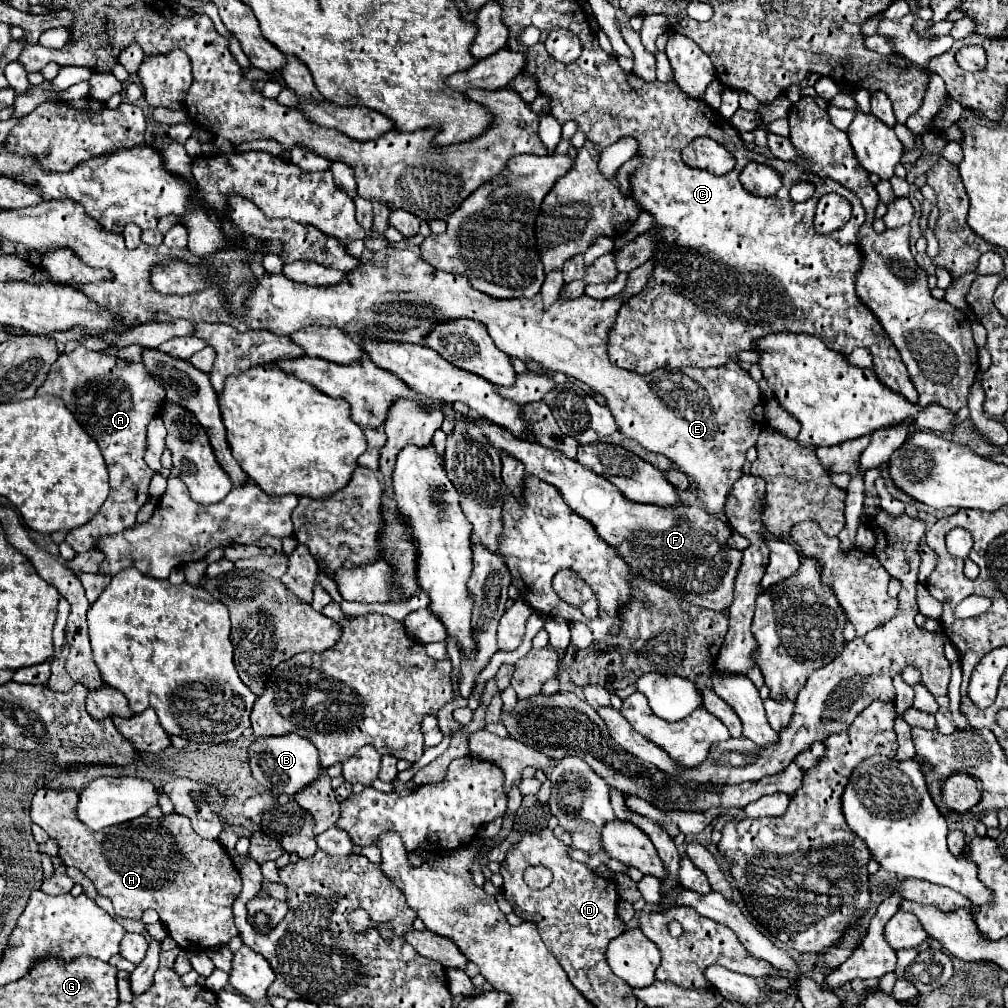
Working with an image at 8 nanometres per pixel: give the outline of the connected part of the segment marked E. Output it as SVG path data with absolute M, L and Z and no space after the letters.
M387 244L337 286L299 284L283 274L257 278L255 318L231 318L223 308L223 294L217 286L207 286L195 296L179 296L179 316L193 320L195 324L225 322L239 332L271 330L289 336L305 326L321 324L341 328L353 340L357 338L357 342L371 338L415 344L425 344L429 332L447 320L471 318L483 322L489 328L493 342L509 356L523 362L535 362L549 370L559 370L601 392L621 434L637 440L651 452L667 456L693 478L699 504L713 514L725 514L729 492L742 475L747 448L757 444L757 438L765 428L761 416L765 400L759 382L755 382L737 362L707 370L675 368L671 372L655 370L651 374L637 374L611 364L603 340L607 328L615 322L623 300L621 294L605 300L595 300L583 294L575 300L559 298L549 308L543 308L541 294L535 294L533 298L497 300L471 288L465 276L441 272L415 252Z

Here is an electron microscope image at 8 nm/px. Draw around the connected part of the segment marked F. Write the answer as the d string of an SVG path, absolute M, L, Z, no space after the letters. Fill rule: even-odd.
M477 420L487 432L497 450L505 450L525 464L525 472L553 484L565 502L585 520L595 524L599 536L619 550L631 570L661 588L675 592L675 596L703 608L727 610L733 602L735 578L741 566L741 552L727 544L733 534L729 522L709 514L701 506L681 504L679 508L659 508L653 504L635 504L627 500L619 488L607 478L591 472L579 460L567 458L563 452L545 448L537 442L515 438L503 426L489 420Z

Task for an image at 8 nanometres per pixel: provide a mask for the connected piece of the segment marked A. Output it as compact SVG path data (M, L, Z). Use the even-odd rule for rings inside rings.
M77 346L73 352L59 354L57 362L49 370L47 382L37 390L37 396L45 394L63 398L65 406L75 414L85 432L97 440L109 470L111 492L107 500L87 524L73 528L65 538L65 542L81 554L95 548L99 538L119 534L137 524L137 512L149 500L149 482L155 474L143 458L147 450L147 424L165 400L165 392L143 364L125 362L115 356L87 350L85 346Z

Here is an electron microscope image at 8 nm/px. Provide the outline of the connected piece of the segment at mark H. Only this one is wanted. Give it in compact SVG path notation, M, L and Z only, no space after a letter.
M41 788L31 802L31 820L59 842L59 856L63 858L63 862L85 872L87 878L95 884L97 892L113 902L115 912L119 916L139 920L147 908L157 910L161 922L169 930L169 936L177 942L179 948L189 952L223 946L229 944L229 940L241 936L233 920L233 902L243 888L241 874L229 854L223 850L223 846L217 840L203 840L191 828L191 820L187 820L187 816L173 812L163 814L161 818L151 818L151 828L133 828L117 824L101 832L91 832L75 816L75 804L71 804L71 788Z

